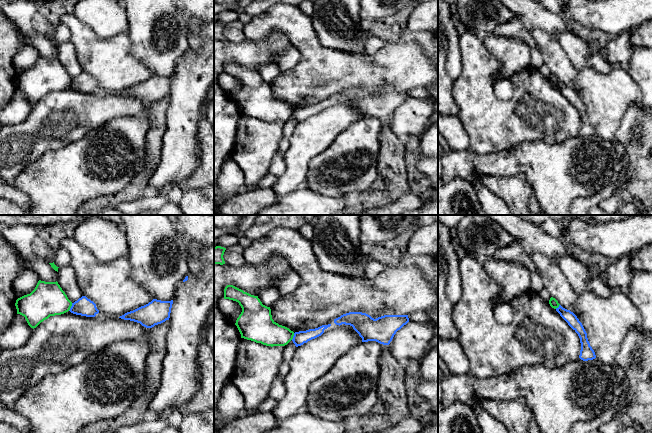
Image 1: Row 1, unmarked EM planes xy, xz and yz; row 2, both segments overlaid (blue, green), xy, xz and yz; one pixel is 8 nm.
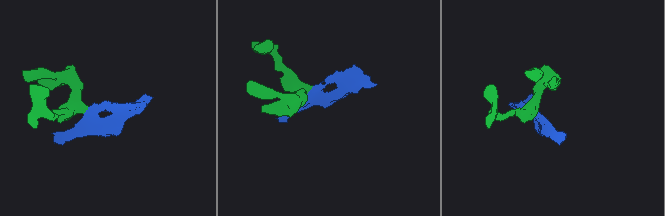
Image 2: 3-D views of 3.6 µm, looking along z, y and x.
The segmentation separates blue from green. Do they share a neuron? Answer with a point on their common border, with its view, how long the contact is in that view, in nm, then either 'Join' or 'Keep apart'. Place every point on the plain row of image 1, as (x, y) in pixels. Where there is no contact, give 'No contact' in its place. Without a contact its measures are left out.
Touches blue at xy (71, 83). Shared border 70 nm. Keep apart

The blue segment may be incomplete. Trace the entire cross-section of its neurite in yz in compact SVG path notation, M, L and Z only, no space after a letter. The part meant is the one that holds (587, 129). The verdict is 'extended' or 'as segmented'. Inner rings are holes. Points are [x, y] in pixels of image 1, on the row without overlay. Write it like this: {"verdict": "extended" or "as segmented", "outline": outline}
{"verdict": "extended", "outline": "M534 29L531 34L542 49L544 64L550 72L555 74L560 80L556 87L568 99L568 101L578 110L581 119L579 134L583 137L596 134L595 128L590 122L587 109L579 97L576 88L577 71L563 50L558 41L553 40L549 35L540 29Z"}

